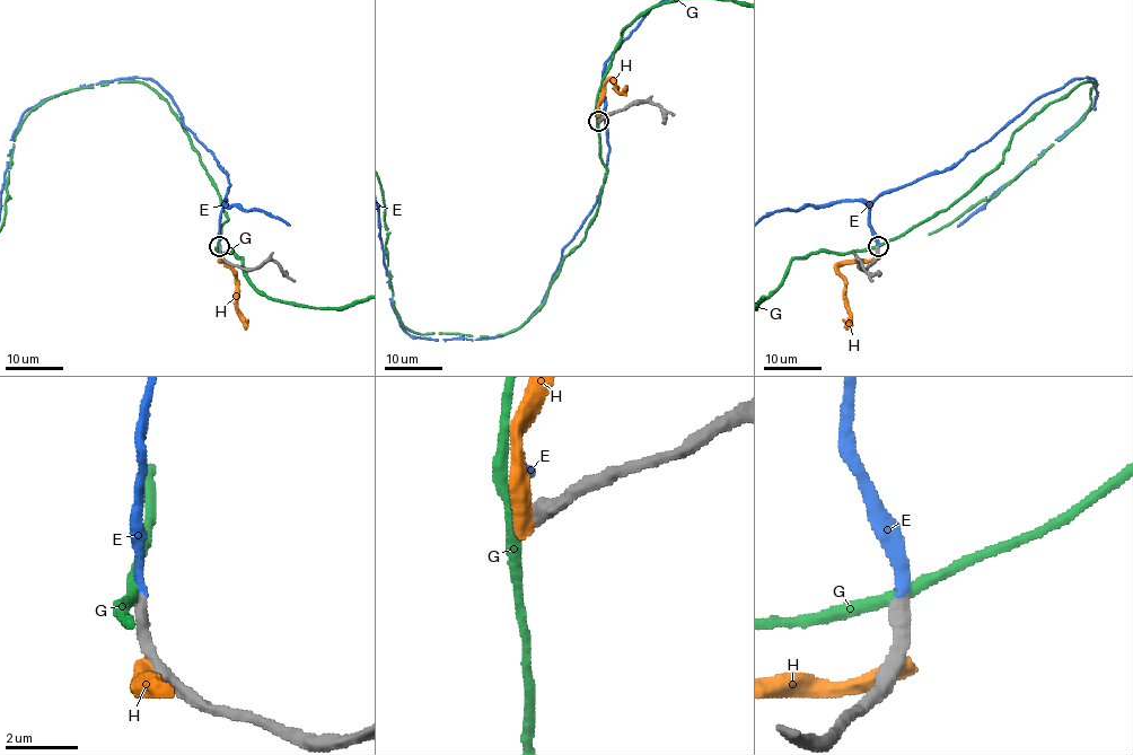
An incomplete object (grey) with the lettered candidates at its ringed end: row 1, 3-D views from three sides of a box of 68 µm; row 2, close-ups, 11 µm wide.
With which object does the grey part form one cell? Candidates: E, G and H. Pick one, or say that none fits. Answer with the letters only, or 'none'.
E

